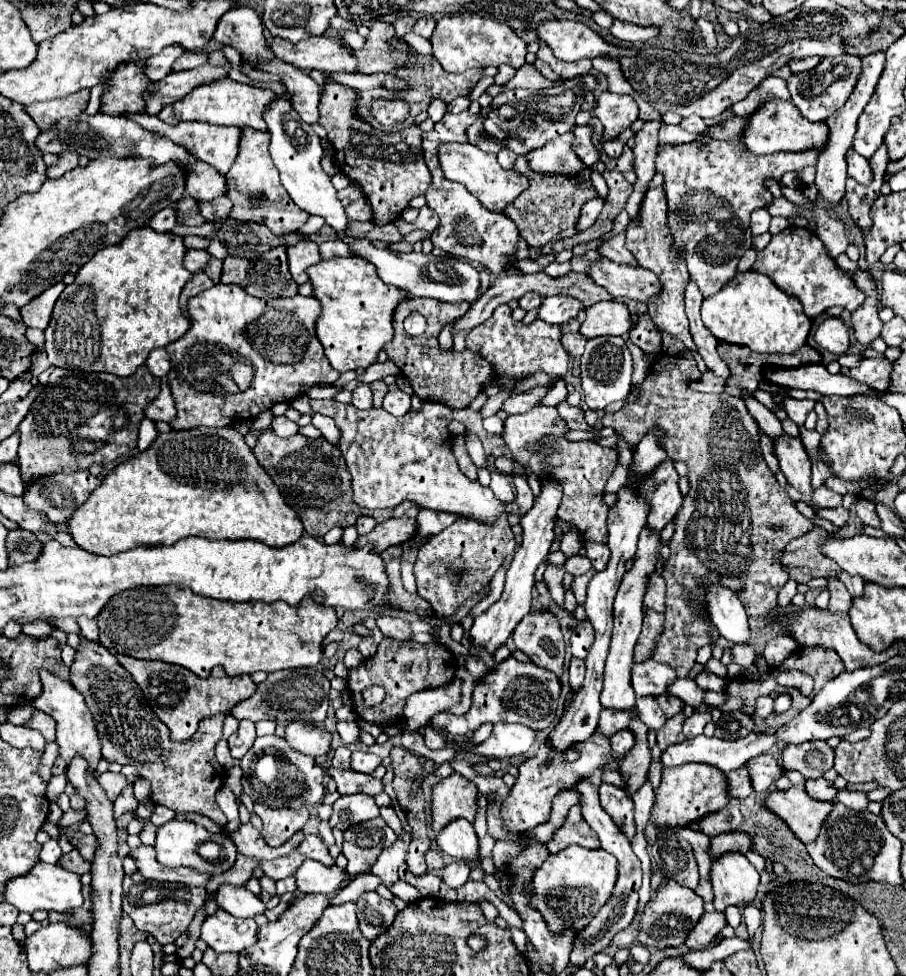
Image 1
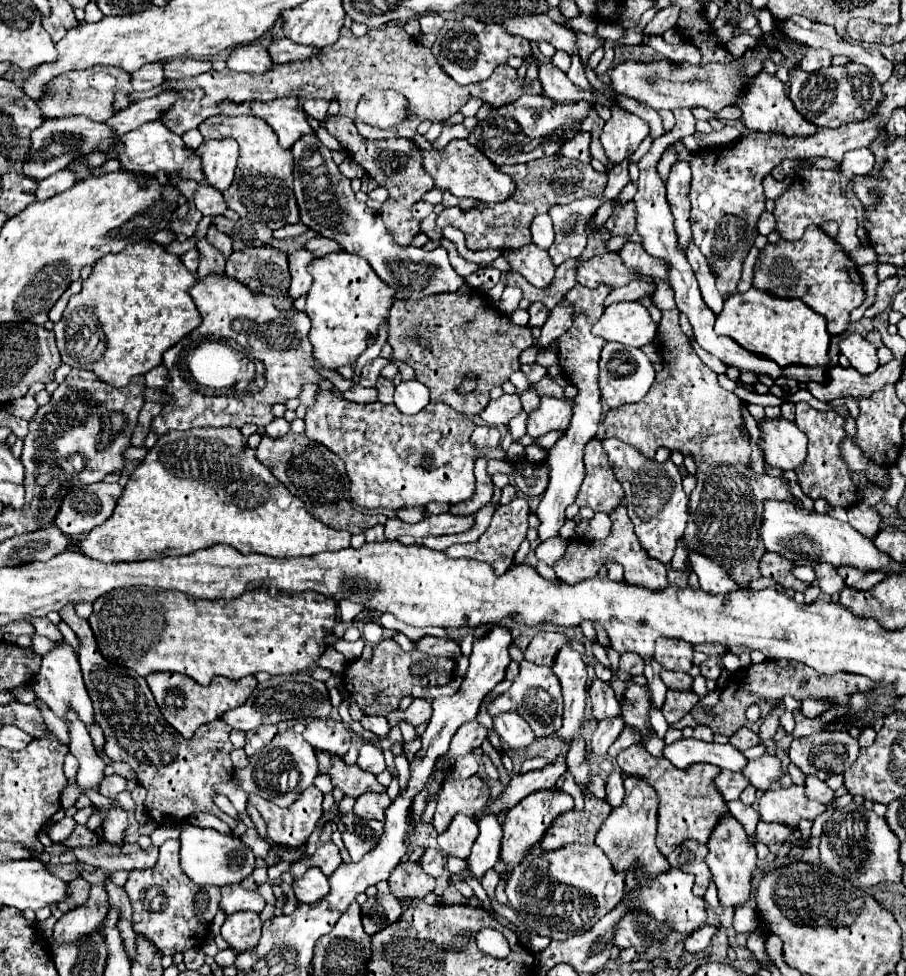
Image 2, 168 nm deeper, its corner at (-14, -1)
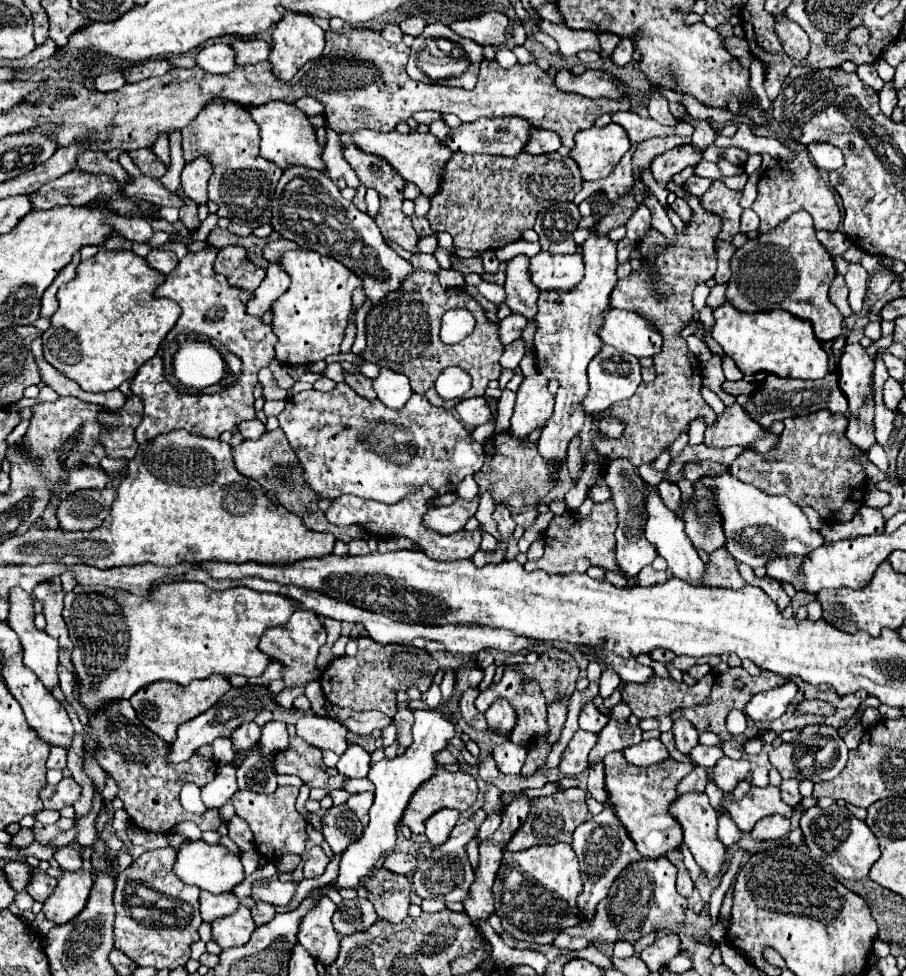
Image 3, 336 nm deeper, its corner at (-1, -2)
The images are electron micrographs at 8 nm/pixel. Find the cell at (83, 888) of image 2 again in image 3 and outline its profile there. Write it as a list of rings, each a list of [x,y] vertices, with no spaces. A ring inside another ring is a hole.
[[[33,867],[33,881],[29,883],[29,889],[27,889],[27,893],[35,899],[35,901],[45,901],[51,893],[53,893],[53,889],[55,889],[55,885],[57,885],[57,879],[53,879],[53,877],[49,877],[45,871],[39,871],[39,867]]]

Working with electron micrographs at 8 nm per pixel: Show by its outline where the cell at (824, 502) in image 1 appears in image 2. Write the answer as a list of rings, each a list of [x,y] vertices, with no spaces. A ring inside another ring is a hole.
[[[796,402],[796,420],[794,422],[808,436],[808,458],[806,458],[804,466],[796,470],[798,482],[804,490],[804,494],[808,494],[812,498],[822,496],[830,502],[830,506],[840,506],[840,508],[854,506],[858,502],[858,490],[852,484],[850,470],[842,462],[840,450],[838,450],[838,444],[844,438],[844,418],[834,410],[820,412],[820,410],[812,408],[808,402]],[[810,468],[822,468],[822,470],[816,472],[810,480]]]

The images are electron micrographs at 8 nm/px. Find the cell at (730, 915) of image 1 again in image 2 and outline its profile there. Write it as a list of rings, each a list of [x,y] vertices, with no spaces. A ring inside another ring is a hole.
[[[740,906],[734,910],[734,928],[736,932],[754,932],[758,928],[758,912],[748,908],[748,906]]]

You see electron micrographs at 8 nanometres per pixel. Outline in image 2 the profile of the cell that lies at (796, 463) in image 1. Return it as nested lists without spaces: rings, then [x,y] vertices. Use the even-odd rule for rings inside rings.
[[[784,418],[764,420],[760,424],[764,436],[764,450],[768,464],[782,470],[796,470],[806,462],[808,440],[806,434],[796,428],[794,422]]]

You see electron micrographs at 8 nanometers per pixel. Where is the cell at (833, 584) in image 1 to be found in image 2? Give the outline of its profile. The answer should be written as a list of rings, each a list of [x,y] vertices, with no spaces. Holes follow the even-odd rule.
[[[822,562],[816,566],[816,582],[820,586],[822,592],[826,594],[834,594],[834,592],[840,592],[846,588],[846,582],[842,582],[842,578],[838,578],[838,572],[834,566]]]

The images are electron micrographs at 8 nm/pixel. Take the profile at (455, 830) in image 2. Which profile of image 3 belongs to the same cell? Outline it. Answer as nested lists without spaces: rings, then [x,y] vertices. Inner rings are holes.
[[[441,809],[435,815],[431,815],[425,821],[425,835],[431,841],[431,845],[441,845],[447,841],[451,829],[455,827],[459,819],[459,811],[457,809]]]

